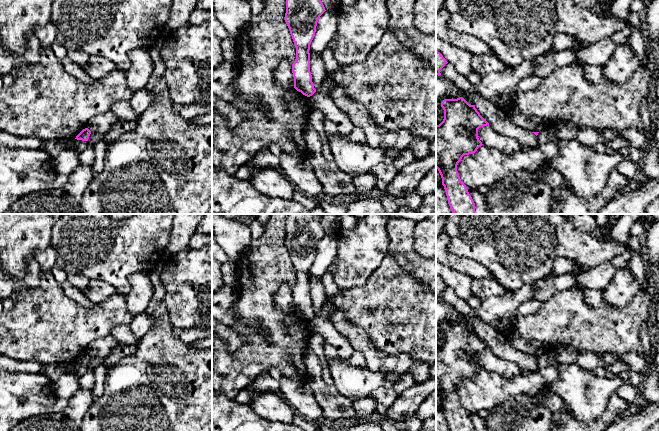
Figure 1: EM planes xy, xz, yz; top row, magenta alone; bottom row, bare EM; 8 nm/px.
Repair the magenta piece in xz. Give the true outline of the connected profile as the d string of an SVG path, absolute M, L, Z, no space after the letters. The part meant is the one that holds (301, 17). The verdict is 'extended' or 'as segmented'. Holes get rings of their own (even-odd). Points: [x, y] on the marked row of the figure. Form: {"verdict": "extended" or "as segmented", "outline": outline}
{"verdict": "as segmented", "outline": "M286 0L284 20L296 47L296 59L292 64L294 88L307 97L316 92L310 72L310 44L318 19L325 11L321 0Z"}

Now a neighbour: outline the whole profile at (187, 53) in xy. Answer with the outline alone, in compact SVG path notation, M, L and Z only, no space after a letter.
M212 20L166 32L161 55L172 103L212 103Z

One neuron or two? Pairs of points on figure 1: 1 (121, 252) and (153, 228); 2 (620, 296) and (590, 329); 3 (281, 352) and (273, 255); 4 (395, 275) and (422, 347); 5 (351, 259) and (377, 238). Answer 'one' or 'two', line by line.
1: one
2: two
3: one
4: one
5: one

